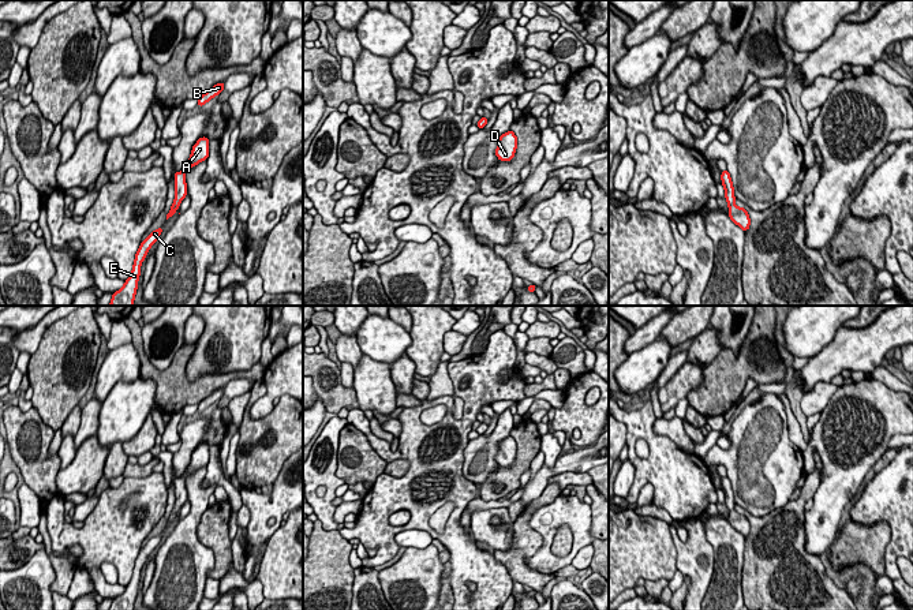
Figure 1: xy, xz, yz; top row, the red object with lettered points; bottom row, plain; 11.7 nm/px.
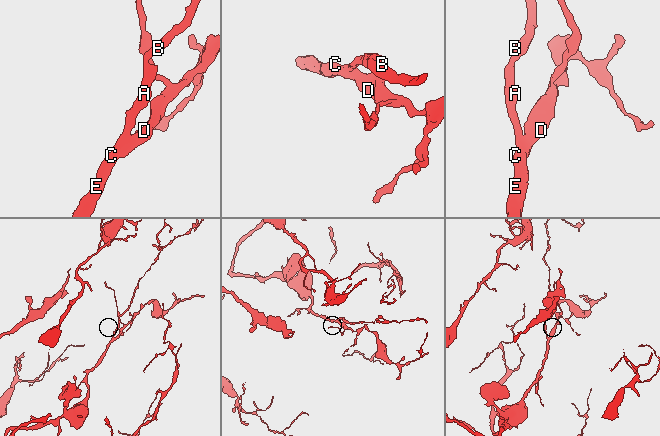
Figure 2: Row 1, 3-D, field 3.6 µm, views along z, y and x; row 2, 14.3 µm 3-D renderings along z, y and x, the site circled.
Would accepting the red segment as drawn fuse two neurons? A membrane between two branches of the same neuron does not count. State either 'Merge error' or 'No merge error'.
No merge error

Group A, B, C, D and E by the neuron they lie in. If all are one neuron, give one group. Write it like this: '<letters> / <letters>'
A B C D E

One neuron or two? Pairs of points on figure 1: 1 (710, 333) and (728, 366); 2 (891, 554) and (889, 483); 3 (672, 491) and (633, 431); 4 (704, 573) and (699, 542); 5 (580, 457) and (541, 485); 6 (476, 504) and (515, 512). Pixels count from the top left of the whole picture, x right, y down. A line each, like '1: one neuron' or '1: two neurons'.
1: two neurons
2: one neuron
3: one neuron
4: one neuron
5: one neuron
6: one neuron

